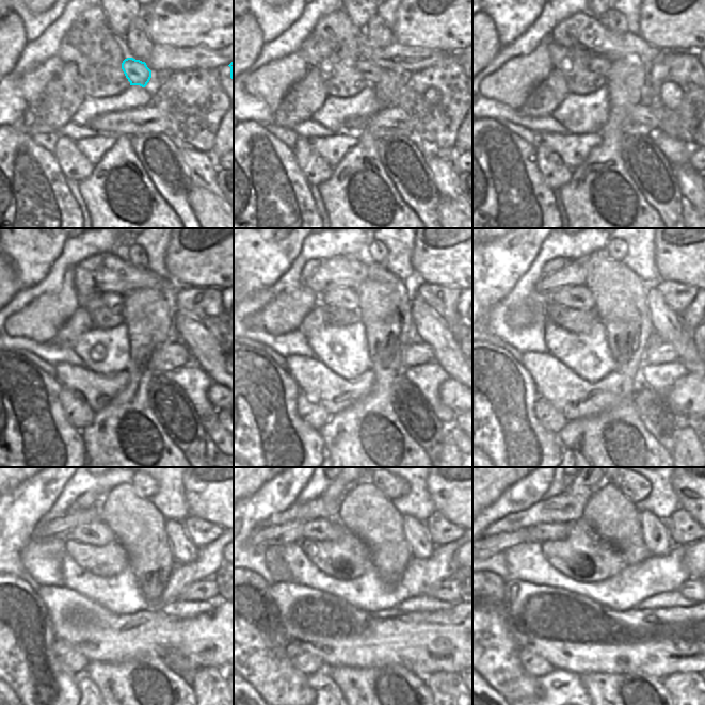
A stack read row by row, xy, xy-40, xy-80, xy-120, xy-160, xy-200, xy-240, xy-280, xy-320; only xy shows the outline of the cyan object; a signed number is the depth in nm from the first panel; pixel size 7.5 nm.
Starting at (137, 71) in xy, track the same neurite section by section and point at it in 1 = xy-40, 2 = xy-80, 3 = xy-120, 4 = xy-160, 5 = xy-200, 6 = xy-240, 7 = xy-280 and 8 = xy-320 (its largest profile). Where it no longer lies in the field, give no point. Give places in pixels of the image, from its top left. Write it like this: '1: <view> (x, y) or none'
1: xy-40 (371, 71)
2: xy-80 (597, 64)
3: xy-120 (114, 301)
4: xy-160 (341, 297)
5: xy-200 (575, 297)
6: xy-240 (96, 533)
7: xy-280 (320, 529)
8: xy-320 (543, 531)

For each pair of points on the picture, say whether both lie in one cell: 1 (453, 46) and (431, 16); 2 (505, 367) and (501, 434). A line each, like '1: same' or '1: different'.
1: same
2: same

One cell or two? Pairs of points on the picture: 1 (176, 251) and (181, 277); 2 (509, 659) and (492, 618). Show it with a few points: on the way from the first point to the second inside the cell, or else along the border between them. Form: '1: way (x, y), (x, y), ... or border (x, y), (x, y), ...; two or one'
1: way (181, 257), (181, 271); one
2: way (498, 649), (492, 642), (492, 628); one

